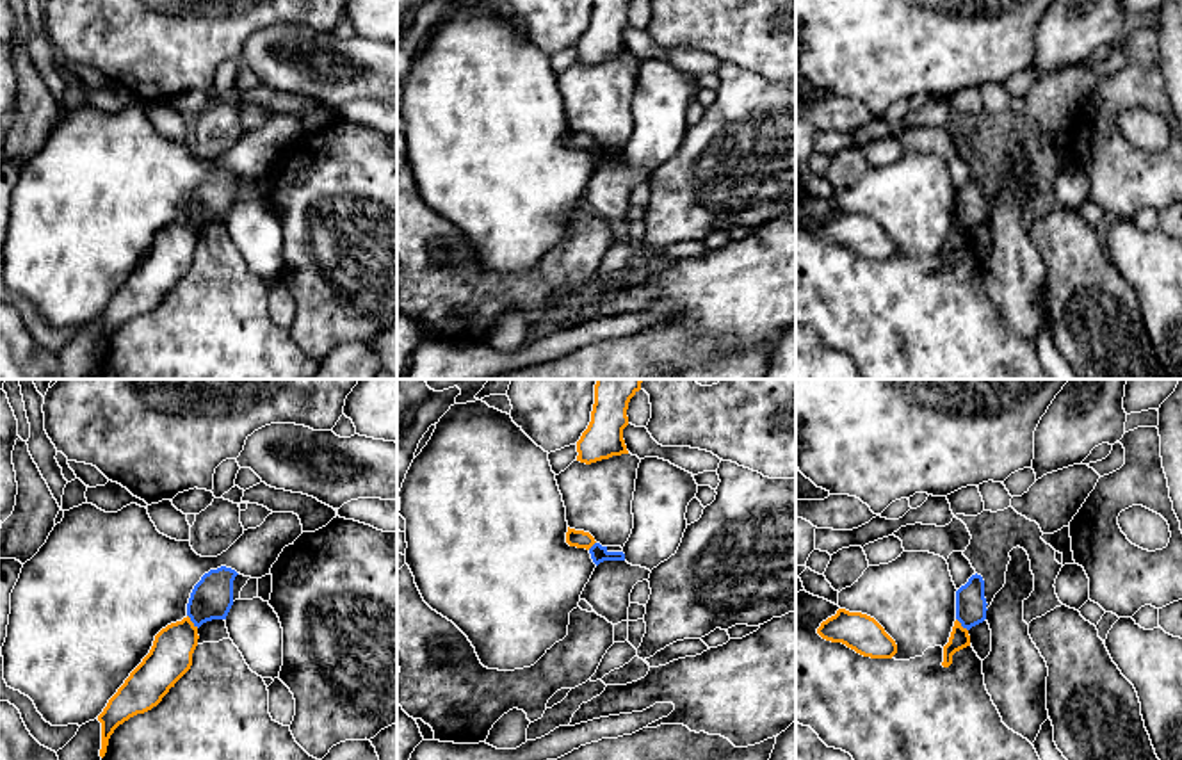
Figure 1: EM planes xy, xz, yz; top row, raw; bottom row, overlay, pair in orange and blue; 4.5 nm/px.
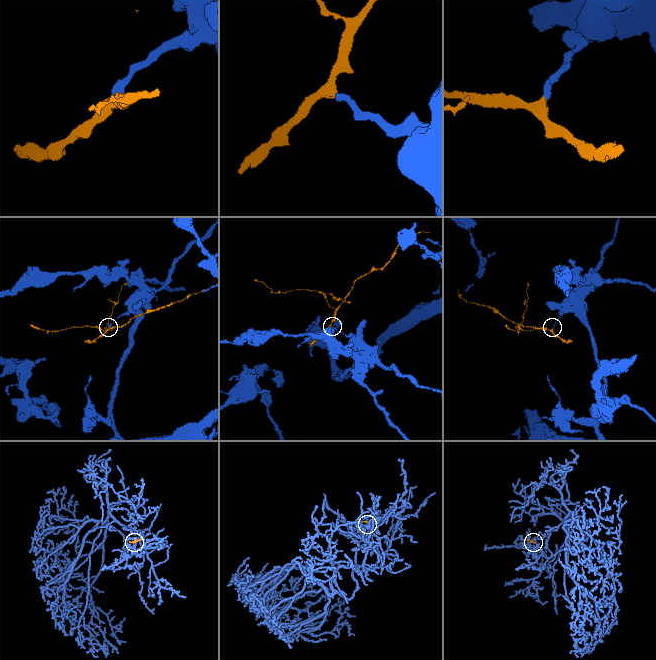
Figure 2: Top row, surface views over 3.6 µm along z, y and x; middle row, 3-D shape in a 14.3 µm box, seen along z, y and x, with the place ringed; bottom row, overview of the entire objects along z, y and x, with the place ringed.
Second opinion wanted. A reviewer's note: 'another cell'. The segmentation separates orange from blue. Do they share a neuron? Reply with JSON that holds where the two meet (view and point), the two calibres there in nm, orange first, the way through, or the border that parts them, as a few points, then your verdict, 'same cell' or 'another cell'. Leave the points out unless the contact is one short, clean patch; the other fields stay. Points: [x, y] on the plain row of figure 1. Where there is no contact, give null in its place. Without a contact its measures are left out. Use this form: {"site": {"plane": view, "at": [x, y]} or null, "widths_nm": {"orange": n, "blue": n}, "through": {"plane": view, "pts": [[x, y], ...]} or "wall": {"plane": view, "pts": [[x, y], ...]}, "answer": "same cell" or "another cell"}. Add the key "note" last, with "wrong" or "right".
{"site": {"plane": "xy", "at": [191, 223]}, "widths_nm": {"orange": 190, "blue": 190}, "wall": {"plane": "xy", "pts": [[187, 216], [198, 228]]}, "answer": "another cell", "note": "right"}

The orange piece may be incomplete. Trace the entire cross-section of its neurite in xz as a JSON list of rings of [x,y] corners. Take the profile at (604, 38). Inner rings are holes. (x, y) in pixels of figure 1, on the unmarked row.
[[[595,0],[591,23],[577,43],[577,62],[591,66],[628,55],[623,30],[628,27],[630,0]]]

